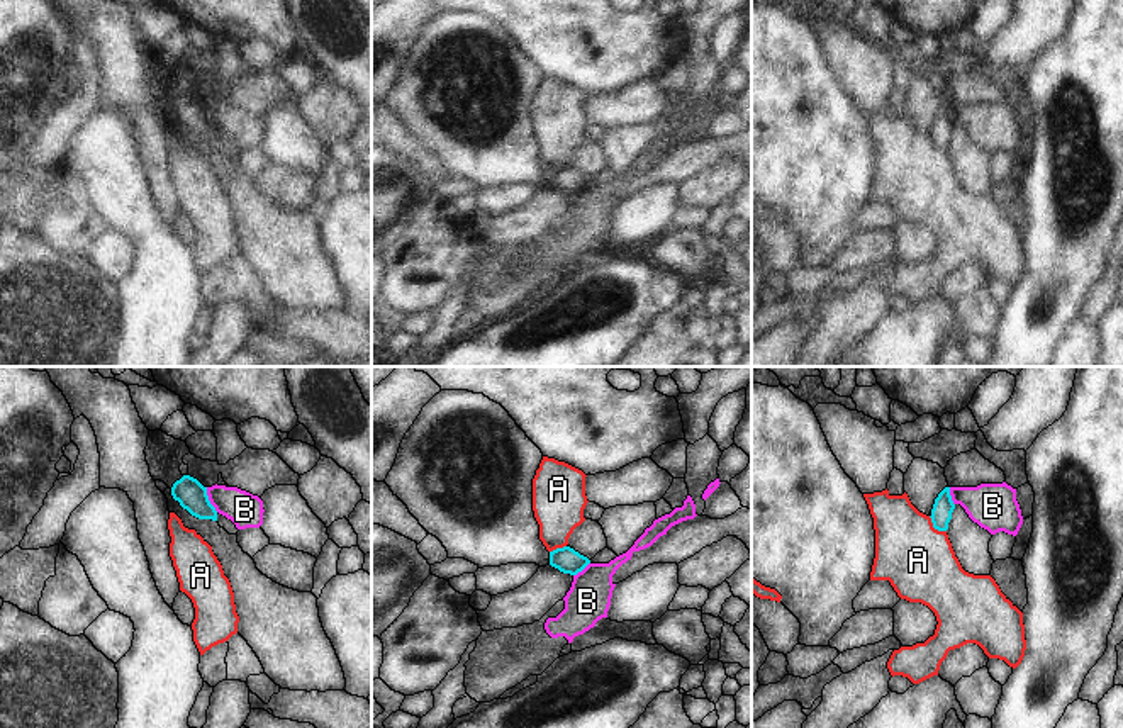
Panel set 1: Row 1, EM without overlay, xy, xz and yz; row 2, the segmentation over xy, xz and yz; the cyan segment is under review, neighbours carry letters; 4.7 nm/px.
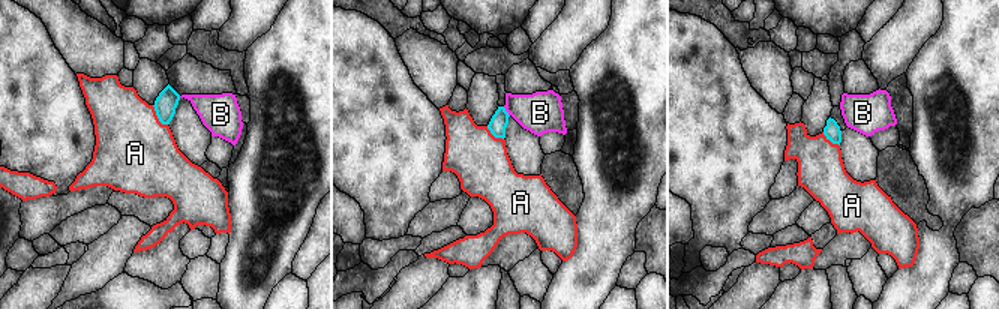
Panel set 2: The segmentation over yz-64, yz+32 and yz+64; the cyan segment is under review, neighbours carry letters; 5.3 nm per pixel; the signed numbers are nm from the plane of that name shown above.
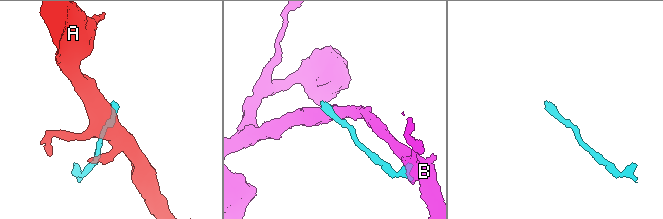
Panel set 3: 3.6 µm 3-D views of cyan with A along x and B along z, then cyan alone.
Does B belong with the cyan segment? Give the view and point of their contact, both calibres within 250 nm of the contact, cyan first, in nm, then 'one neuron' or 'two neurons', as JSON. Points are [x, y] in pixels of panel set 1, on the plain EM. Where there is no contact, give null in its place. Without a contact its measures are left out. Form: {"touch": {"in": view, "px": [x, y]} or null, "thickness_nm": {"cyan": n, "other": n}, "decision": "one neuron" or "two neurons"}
{"touch": {"in": "xy", "px": [207, 119]}, "thickness_nm": {"cyan": 140, "other": 160}, "decision": "two neurons"}

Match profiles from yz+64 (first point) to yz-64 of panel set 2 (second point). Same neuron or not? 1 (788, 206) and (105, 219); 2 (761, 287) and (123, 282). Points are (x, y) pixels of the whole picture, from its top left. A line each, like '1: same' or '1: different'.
1: same
2: different

